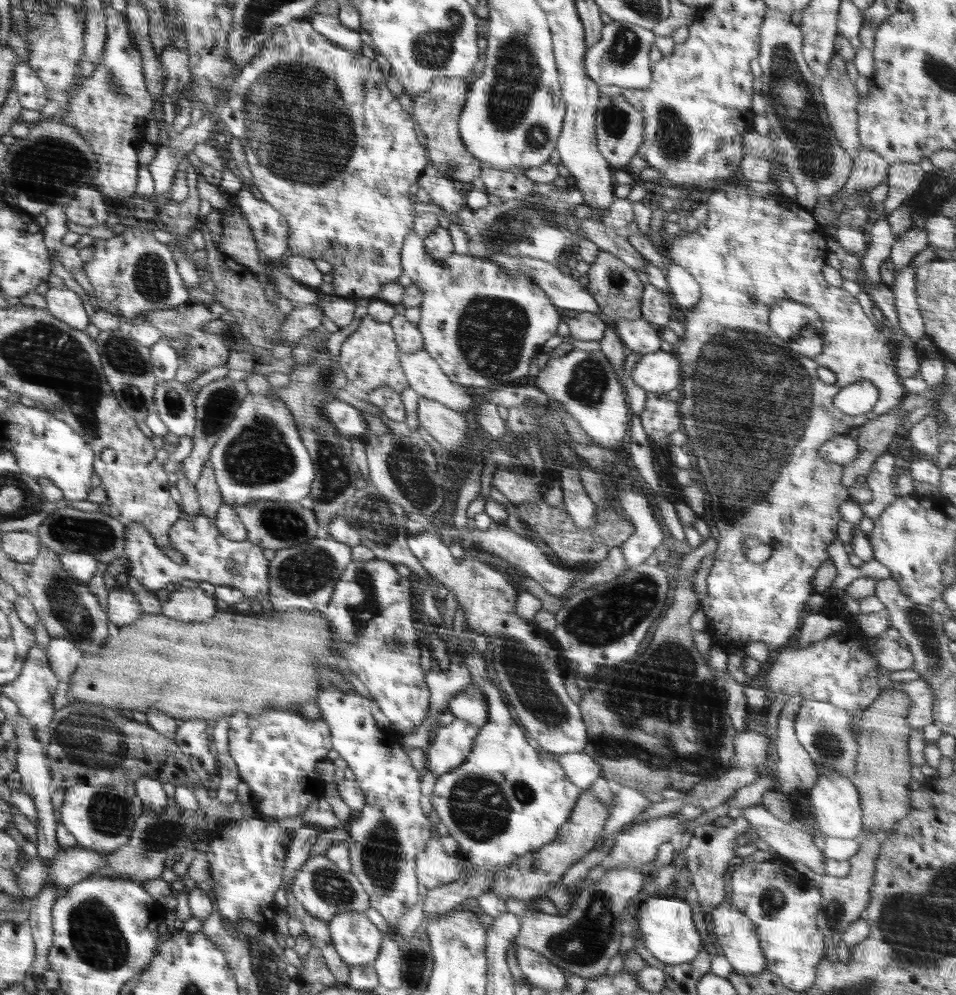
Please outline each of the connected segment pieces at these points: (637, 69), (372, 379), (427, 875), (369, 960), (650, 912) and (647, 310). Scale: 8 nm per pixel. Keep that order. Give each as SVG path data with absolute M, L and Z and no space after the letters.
M613 20L602 27L596 44L587 48L584 67L597 85L614 85L621 89L643 90L650 84L652 65L650 47L656 35L647 28L628 21Z
M368 315L360 320L356 331L342 343L338 361L346 377L366 392L386 385L401 393L404 388L410 387L398 360L398 348L392 326L389 323L377 322Z
M438 838L427 840L426 847L421 853L416 854L416 876L420 884L424 884L428 889L442 886L452 881L460 879L462 874L467 875L467 865L461 861L458 855L450 855L444 851L442 843Z
M338 913L328 926L331 942L348 967L373 964L380 952L383 934L365 913Z
M662 893L644 900L638 905L636 915L645 947L652 956L666 965L677 965L694 960L700 954L702 938L694 925L694 914L686 900Z
M650 283L644 285L641 298L641 317L651 324L666 327L670 314L675 305L670 294L652 286Z

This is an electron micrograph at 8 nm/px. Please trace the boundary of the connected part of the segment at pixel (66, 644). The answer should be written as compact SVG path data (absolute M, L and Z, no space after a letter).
M64 637L53 638L47 646L49 664L60 681L66 681L84 658L83 652Z

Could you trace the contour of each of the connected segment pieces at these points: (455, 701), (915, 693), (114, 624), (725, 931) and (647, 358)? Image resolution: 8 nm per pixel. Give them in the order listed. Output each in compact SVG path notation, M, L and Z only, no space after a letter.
M476 686L460 690L448 703L452 715L471 724L483 726L488 721L488 700Z
M882 667L878 668L879 696L880 693L886 693L887 691L907 693L910 704L910 709L908 709L905 717L907 726L911 730L917 730L933 724L934 700L930 686L923 679L912 682L892 682L888 673L888 670Z
M129 588L109 592L107 603L108 611L106 614L112 630L130 625L144 614L140 604L138 604L138 598L132 594L132 590Z
M722 902L716 906L716 910L710 912L708 920L715 930L714 938L717 939L720 953L730 961L736 972L740 974L760 974L760 972L766 970L766 955L760 949L756 927L741 910L738 910L731 903Z
M662 349L644 354L632 370L634 382L647 393L667 393L682 382L680 359Z

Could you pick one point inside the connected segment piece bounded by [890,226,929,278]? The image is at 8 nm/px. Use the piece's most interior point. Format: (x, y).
(914, 241)

